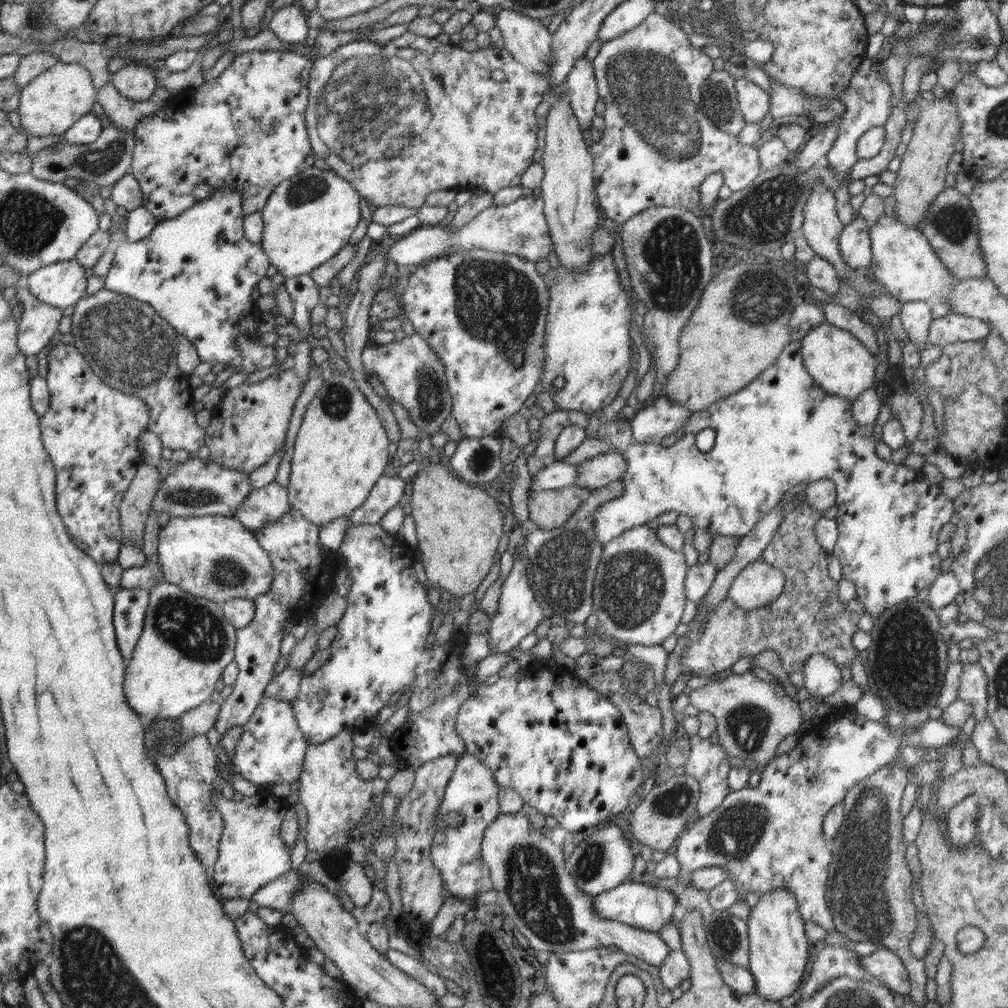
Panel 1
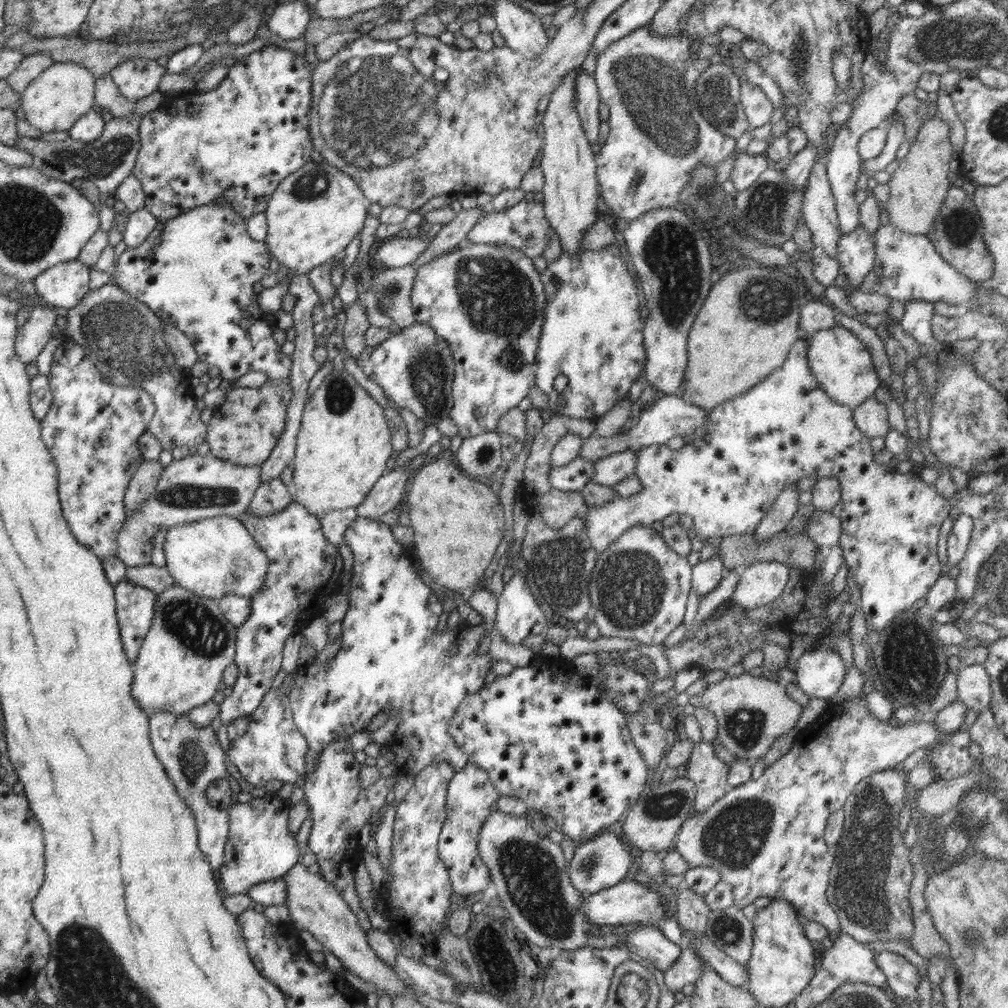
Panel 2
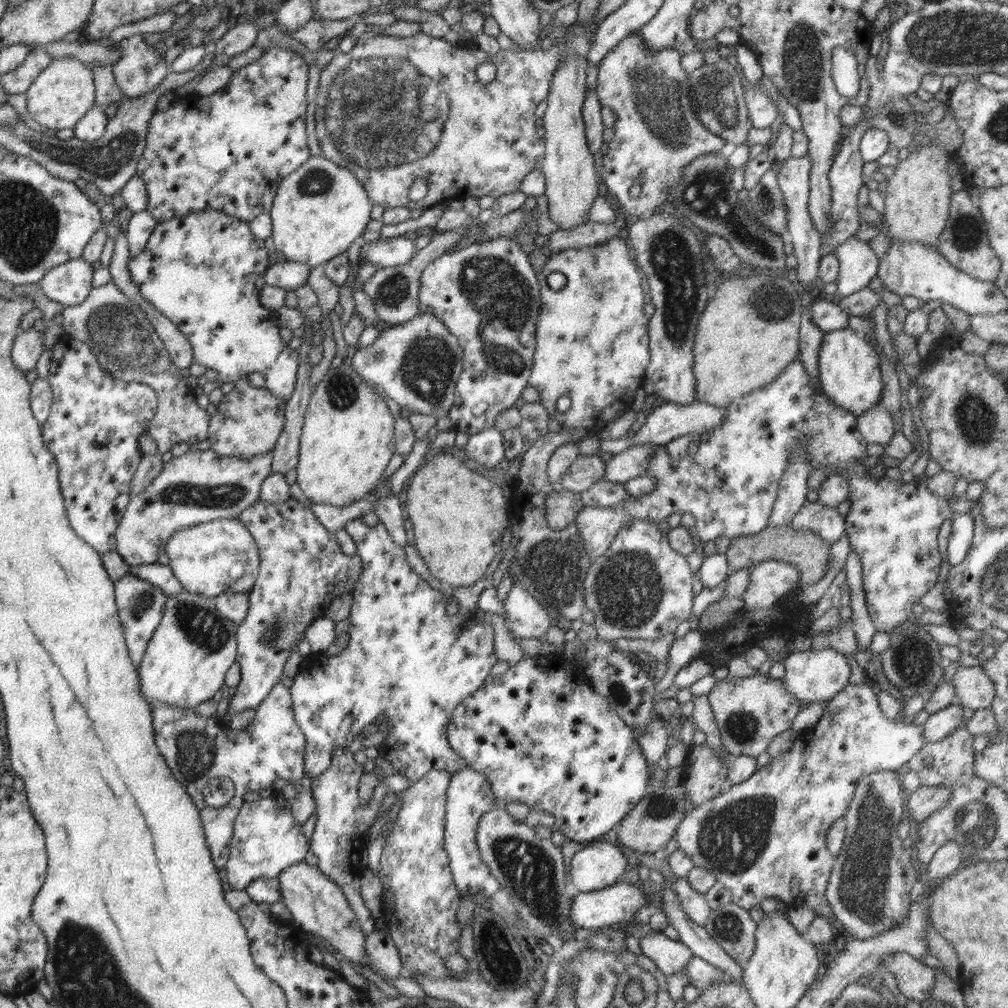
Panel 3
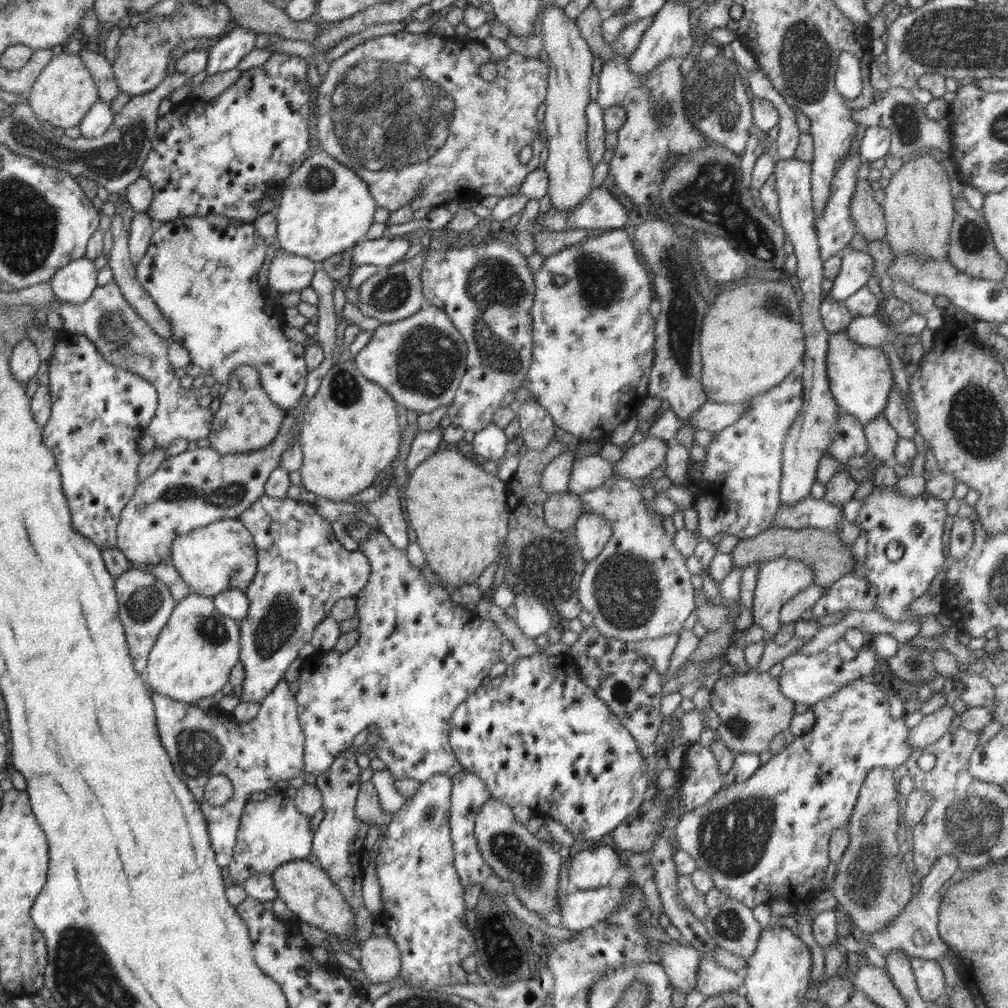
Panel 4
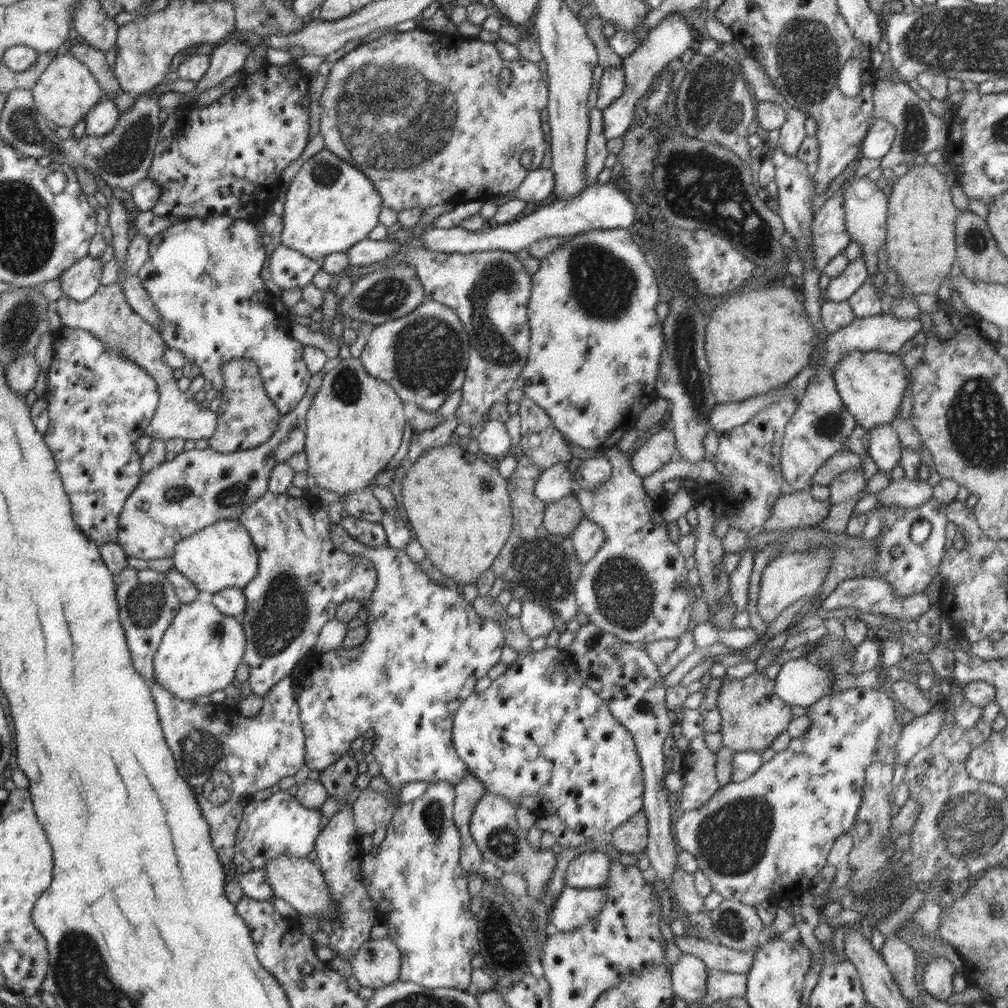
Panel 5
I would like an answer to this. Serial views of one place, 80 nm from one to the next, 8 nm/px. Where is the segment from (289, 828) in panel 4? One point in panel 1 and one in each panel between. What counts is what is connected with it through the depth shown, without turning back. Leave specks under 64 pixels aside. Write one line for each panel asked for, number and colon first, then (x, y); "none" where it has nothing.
1: (251, 854)
2: (260, 848)
3: (267, 839)

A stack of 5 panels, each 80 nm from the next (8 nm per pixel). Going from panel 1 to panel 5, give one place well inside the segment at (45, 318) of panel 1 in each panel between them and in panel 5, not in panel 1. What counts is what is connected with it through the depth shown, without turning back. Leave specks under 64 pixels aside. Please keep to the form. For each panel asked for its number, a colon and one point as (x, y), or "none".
2: (31, 337)
3: (27, 348)
4: (24, 360)
5: (21, 375)

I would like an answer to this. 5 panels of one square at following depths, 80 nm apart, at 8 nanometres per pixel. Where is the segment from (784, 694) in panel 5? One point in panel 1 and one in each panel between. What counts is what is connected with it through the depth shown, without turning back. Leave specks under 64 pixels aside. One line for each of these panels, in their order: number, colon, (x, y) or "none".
1: (822, 677)
2: (820, 674)
3: (812, 676)
4: (804, 679)

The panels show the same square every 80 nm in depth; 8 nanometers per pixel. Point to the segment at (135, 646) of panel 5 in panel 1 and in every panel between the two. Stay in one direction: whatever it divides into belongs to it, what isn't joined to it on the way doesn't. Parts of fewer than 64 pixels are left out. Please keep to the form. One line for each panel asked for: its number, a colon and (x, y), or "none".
1: (130, 605)
2: (134, 604)
3: (140, 605)
4: (145, 604)

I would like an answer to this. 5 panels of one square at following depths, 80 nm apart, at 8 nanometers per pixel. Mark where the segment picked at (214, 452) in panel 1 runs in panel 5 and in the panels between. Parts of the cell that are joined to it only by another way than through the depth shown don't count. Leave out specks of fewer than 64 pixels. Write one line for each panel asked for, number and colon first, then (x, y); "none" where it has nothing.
2: (244, 429)
3: (248, 421)
4: (247, 420)
5: (246, 418)

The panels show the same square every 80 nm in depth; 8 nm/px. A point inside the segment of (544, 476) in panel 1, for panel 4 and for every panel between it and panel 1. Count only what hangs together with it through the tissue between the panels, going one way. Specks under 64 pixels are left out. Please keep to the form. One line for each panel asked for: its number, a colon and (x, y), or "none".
2: (572, 477)
3: (586, 470)
4: (588, 472)

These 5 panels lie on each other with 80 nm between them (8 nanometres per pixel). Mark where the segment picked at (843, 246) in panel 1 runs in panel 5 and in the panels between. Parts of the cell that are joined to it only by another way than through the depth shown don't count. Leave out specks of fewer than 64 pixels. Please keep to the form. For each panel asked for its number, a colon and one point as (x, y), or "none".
2: (856, 251)
3: (858, 263)
4: (856, 266)
5: (841, 287)

